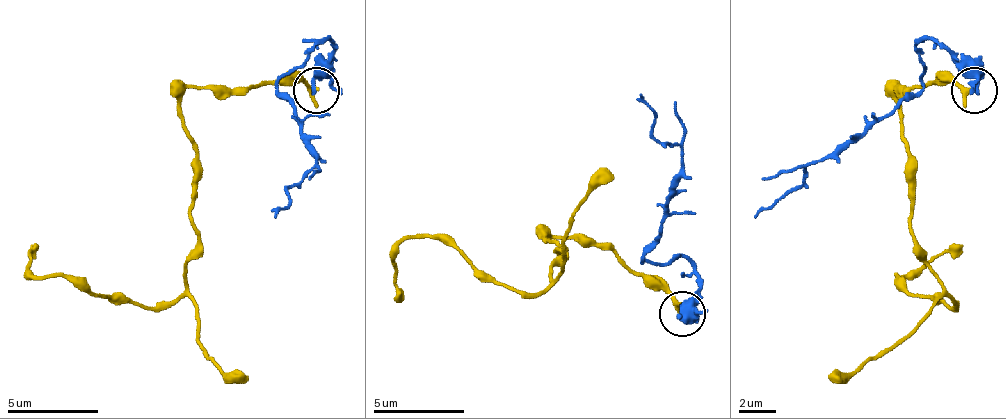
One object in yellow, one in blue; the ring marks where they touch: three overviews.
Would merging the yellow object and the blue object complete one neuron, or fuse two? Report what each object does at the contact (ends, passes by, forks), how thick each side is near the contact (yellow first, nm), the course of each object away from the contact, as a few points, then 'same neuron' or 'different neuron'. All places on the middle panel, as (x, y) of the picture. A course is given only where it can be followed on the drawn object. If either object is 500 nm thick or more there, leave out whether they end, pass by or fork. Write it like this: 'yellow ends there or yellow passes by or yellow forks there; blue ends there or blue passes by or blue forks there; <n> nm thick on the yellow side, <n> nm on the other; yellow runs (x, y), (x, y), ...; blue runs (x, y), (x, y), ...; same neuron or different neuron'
yellow passes by; blue ends there; 220 nm thick on the yellow side, 280 nm on the other; yellow runs (683, 313), (610, 249), (546, 239), (564, 253), (537, 294), (436, 235), (395, 258), (399, 303); blue runs (683, 317), (678, 308), (697, 290), (687, 262), (642, 262), (683, 153), (651, 134), (655, 116), (642, 93); different neuron

